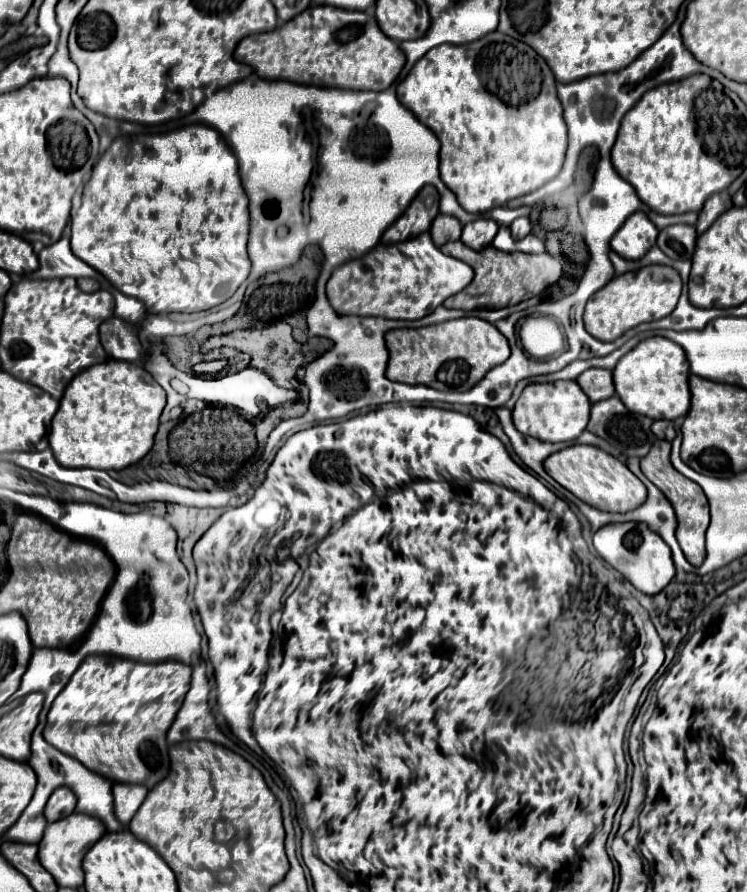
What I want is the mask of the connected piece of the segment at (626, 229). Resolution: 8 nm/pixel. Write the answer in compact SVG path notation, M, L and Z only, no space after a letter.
M635 211L611 239L611 249L625 259L641 259L657 241L657 227L643 211Z

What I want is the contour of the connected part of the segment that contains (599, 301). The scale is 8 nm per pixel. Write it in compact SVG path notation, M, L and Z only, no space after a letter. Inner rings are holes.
M649 265L639 271L631 271L619 277L613 277L597 295L593 295L585 307L585 329L599 341L615 341L627 329L645 323L663 319L673 311L681 295L681 277L673 267L667 265Z

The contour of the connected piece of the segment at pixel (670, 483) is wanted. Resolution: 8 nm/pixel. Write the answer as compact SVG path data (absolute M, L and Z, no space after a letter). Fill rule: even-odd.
M655 441L649 455L645 459L641 459L641 471L671 501L675 515L677 515L677 521L679 521L677 523L677 541L679 541L687 561L697 567L705 559L705 531L710 523L710 509L703 489L673 469L673 465L669 461L669 451L671 451L669 441Z

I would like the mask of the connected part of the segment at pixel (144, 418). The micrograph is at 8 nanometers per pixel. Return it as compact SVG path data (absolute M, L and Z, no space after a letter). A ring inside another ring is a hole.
M107 359L73 377L53 417L49 447L63 467L125 469L153 447L165 390L137 363Z

